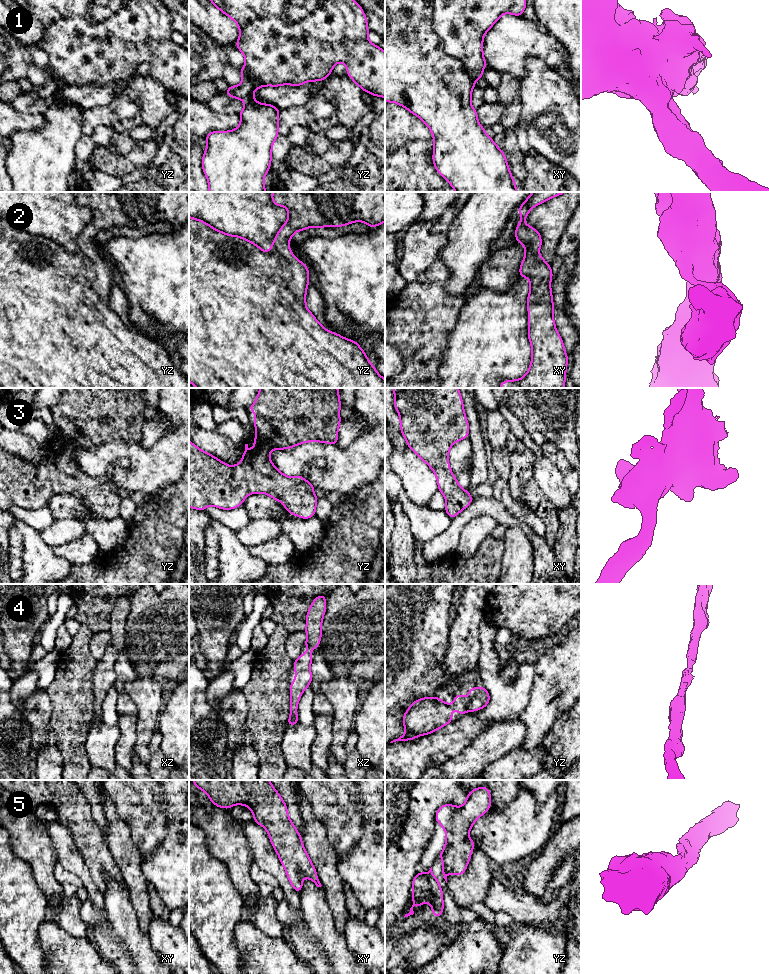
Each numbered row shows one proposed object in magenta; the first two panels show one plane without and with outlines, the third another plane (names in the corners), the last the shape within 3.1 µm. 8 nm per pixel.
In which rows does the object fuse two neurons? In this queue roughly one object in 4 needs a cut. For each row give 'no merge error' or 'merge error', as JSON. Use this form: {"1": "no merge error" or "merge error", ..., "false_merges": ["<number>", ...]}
{"1": "no merge error", "2": "no merge error", "3": "no merge error", "4": "no merge error", "5": "no merge error", "false_merges": []}

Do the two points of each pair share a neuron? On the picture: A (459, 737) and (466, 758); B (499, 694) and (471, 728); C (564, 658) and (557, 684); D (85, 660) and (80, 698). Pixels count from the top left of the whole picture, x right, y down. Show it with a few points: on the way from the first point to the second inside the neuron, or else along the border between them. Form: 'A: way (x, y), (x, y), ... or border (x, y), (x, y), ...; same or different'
A: border (481, 733), (458, 753), (448, 758); different
B: border (481, 711), (479, 717), (490, 724); different
C: way (564, 664), (564, 672), (560, 678); same
D: way (80, 669), (80, 689); same

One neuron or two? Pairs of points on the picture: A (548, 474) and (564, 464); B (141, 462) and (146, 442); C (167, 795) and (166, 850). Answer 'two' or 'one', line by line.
A: two
B: two
C: one

